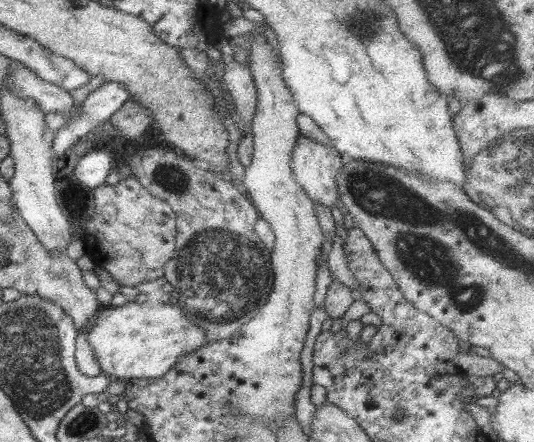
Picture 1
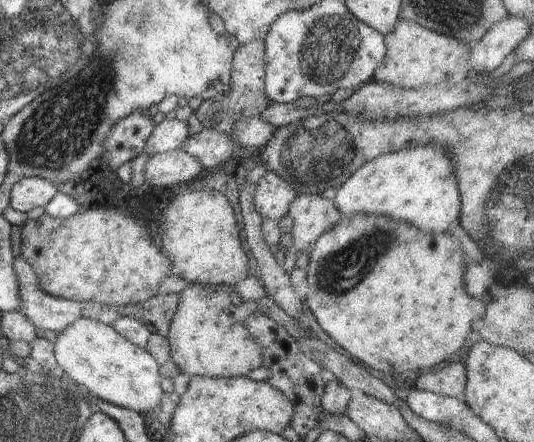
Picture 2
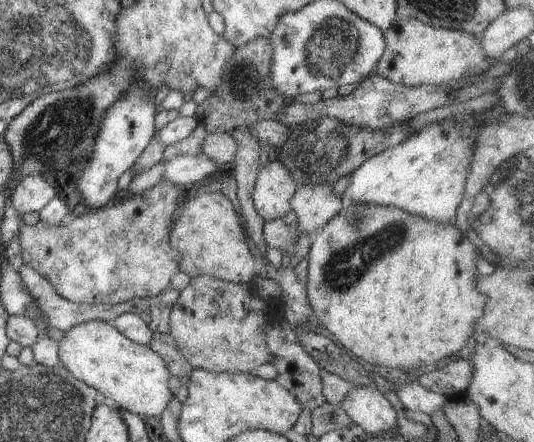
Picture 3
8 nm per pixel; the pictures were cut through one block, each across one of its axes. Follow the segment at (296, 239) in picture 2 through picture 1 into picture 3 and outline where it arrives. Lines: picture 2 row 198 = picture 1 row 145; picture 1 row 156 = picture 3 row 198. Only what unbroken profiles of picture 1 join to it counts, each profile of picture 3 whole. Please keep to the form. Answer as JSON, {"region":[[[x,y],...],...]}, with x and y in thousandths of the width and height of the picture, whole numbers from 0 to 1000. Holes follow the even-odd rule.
{"region":[[[599,419],[599,421],[566,421],[547,443],[545,450],[545,477],[554,484],[558,498],[556,520],[558,527],[571,525],[579,534],[590,532],[607,507],[614,507],[640,471],[640,446],[629,443],[622,432],[622,419]]]}

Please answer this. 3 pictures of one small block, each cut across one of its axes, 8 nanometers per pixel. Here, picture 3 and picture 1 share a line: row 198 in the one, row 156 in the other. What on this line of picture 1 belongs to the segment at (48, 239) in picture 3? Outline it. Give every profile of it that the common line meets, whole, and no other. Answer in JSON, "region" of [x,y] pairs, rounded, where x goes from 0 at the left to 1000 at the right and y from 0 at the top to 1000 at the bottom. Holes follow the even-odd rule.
{"region":[[[296,333],[279,335],[277,339],[262,339],[253,348],[243,348],[243,353],[232,362],[232,373],[243,378],[245,398],[266,416],[266,423],[281,437],[281,441],[311,457],[330,486],[330,570],[326,570],[324,584],[318,584],[318,588],[307,597],[305,624],[311,631],[311,638],[316,638],[326,647],[326,658],[320,661],[318,683],[333,692],[343,708],[352,713],[356,724],[384,747],[386,778],[431,765],[455,733],[472,724],[472,717],[479,715],[479,708],[498,688],[498,681],[504,676],[504,670],[511,658],[515,640],[511,604],[507,597],[509,566],[498,561],[498,554],[489,545],[489,538],[478,527],[478,502],[487,489],[476,468],[476,462],[472,462],[461,434],[451,428],[448,414],[438,414],[423,403],[414,403],[414,398],[393,391],[378,373],[358,367],[354,357],[345,355],[343,348],[337,348],[331,342],[305,344]]]}

